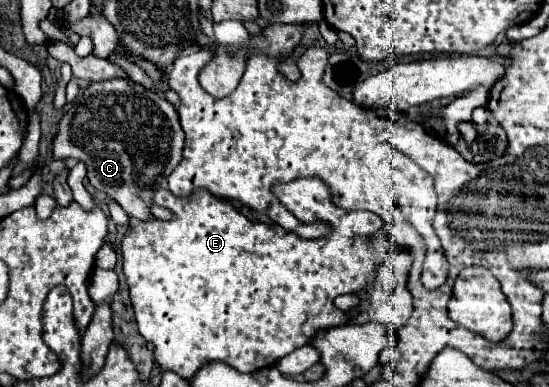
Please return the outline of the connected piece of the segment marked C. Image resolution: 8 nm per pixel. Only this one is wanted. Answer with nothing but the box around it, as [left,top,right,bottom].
[53,79,183,221]

